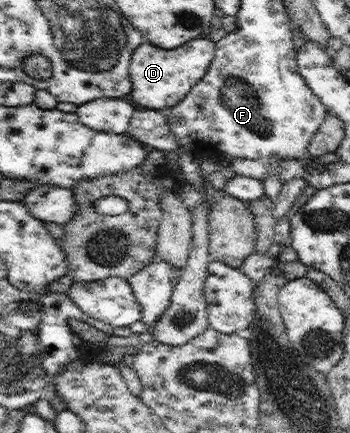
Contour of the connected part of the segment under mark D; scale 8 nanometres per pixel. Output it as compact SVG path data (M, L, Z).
M211 36L209 40L191 40L175 50L163 50L153 44L141 44L133 52L131 59L129 70L133 88L128 99L143 109L166 111L175 106L205 76L215 56L215 44Z

